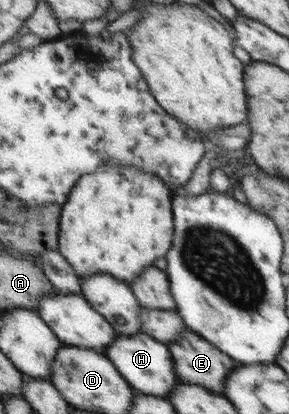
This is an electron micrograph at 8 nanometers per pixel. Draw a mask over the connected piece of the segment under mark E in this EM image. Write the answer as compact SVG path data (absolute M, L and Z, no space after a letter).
M186 329L173 343L168 344L177 375L182 382L202 384L215 393L224 392L226 376L236 368L234 359L190 330Z

